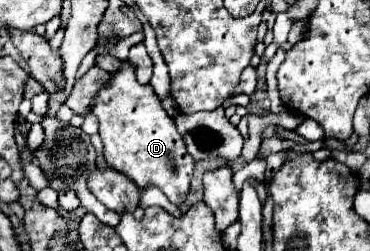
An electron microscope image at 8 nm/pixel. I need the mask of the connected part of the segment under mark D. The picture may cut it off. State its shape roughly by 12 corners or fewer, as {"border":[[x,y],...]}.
{"border":[[130,62],[94,114],[108,166],[180,206],[194,158]]}

